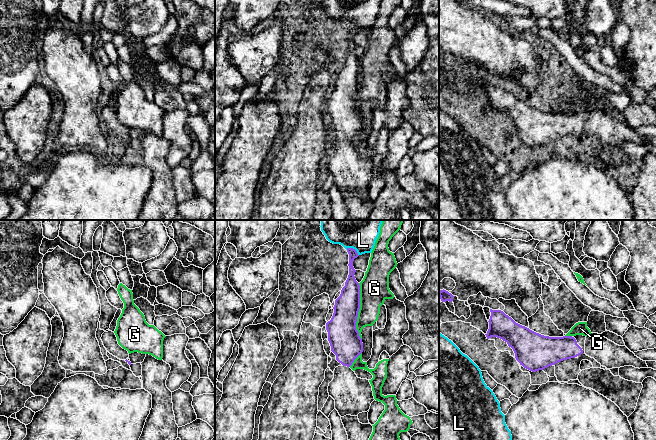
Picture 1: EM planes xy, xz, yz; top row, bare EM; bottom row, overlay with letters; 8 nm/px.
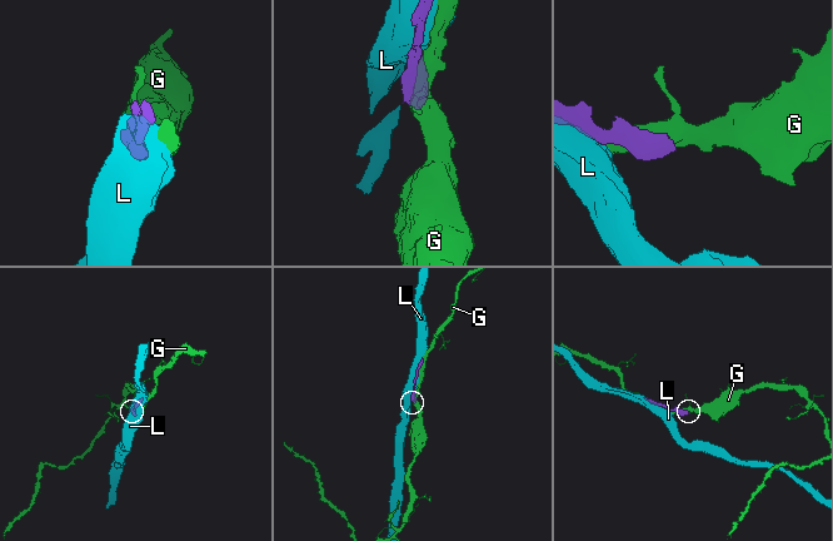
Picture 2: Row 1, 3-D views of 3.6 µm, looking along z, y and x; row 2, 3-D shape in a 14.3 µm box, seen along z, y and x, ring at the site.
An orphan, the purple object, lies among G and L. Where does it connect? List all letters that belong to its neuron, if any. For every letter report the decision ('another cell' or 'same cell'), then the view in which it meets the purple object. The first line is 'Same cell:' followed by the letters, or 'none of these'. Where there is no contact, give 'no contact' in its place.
Same cell: none of these
G: another cell | xz
L: another cell | xz

